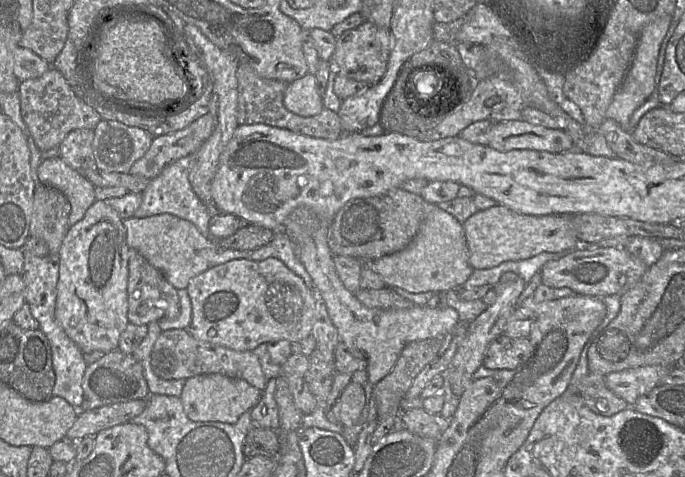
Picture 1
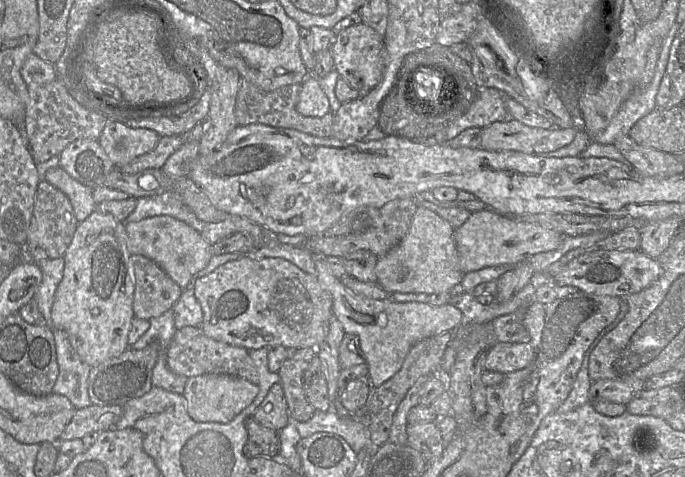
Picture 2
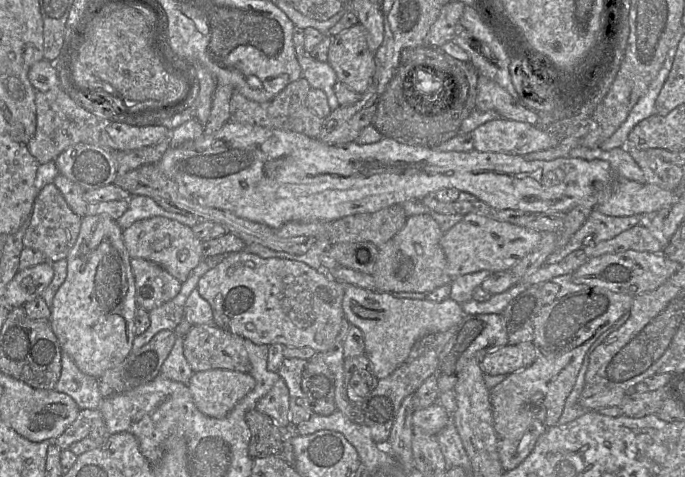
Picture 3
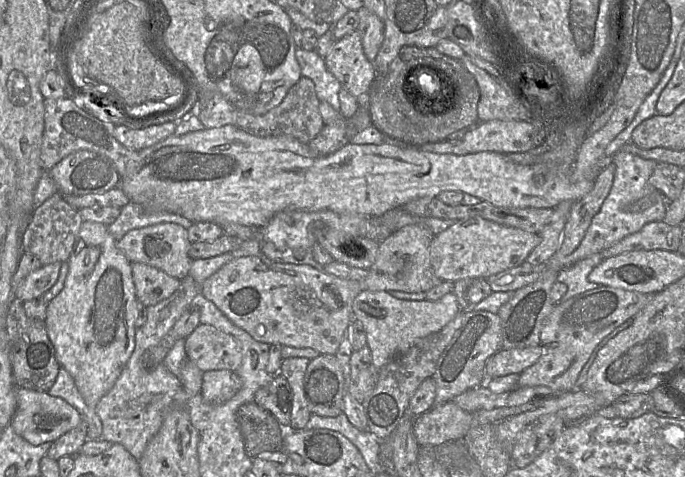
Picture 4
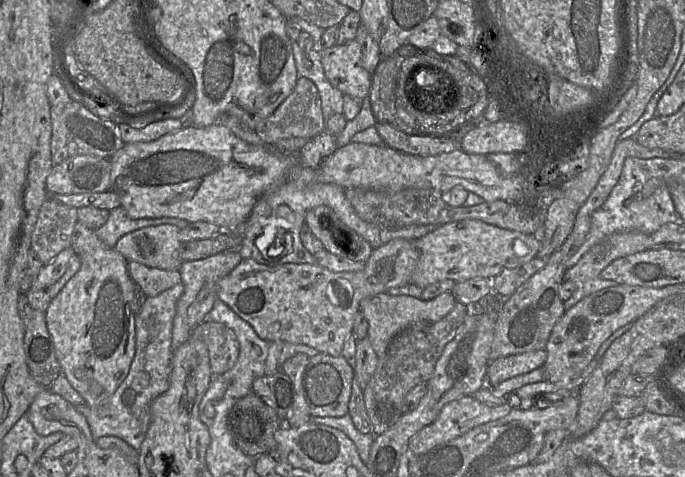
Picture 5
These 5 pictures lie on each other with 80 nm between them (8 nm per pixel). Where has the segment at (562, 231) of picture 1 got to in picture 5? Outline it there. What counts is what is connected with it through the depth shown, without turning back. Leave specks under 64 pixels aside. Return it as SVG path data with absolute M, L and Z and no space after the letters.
M481 220L446 223L427 235L410 241L418 252L418 261L410 283L421 289L444 280L463 282L470 279L491 279L505 269L529 262L540 249L540 242L533 234L499 228Z

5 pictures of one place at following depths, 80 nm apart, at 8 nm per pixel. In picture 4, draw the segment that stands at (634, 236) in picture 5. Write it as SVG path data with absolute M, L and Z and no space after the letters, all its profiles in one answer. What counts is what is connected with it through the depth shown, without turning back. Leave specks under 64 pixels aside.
M600 252L595 253L559 271L557 281L567 286L567 292L561 298L561 302L567 301L577 294L603 286L588 280L589 273L603 259L603 255Z

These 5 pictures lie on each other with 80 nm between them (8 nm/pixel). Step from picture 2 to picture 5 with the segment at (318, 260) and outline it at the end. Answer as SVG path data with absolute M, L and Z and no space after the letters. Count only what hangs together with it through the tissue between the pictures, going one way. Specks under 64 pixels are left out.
M445 292L432 300L423 301L411 296L390 296L380 293L361 300L359 312L369 324L367 337L379 358L383 357L395 335L413 324L433 324L443 319L453 309L456 300L451 292Z

